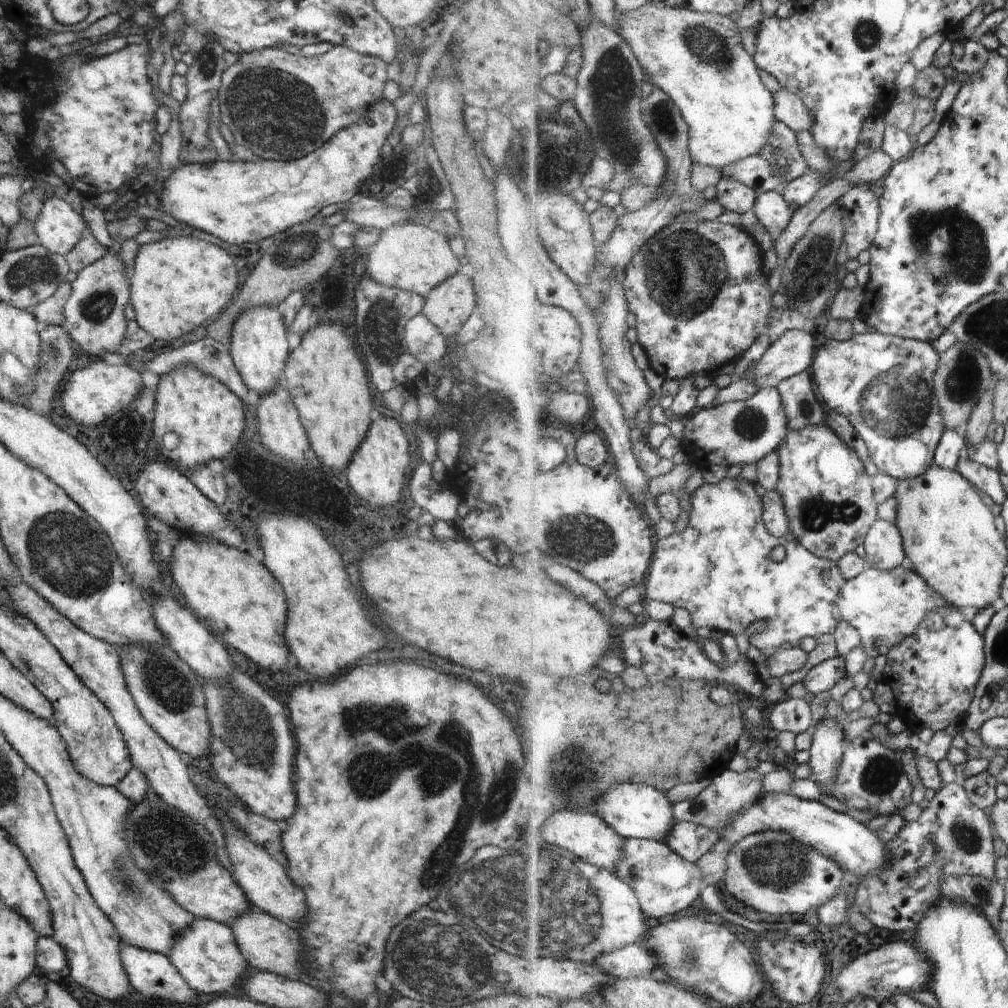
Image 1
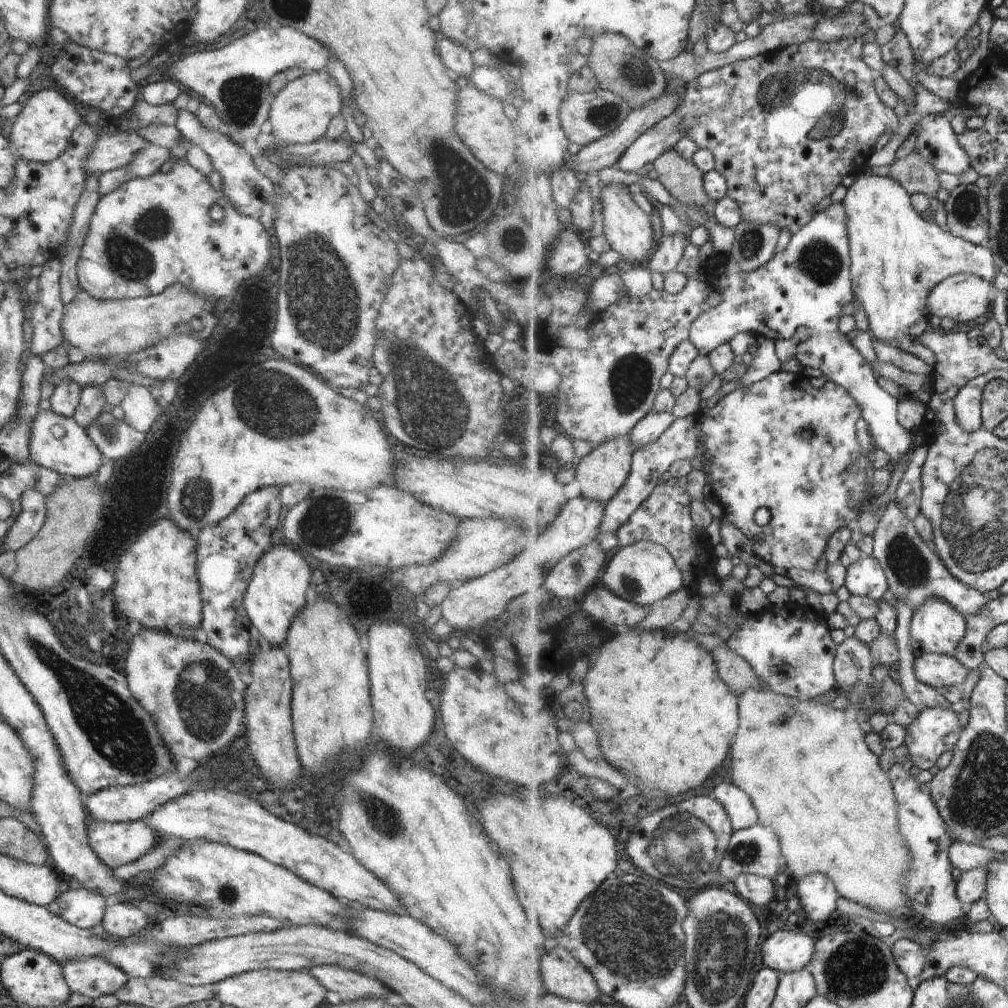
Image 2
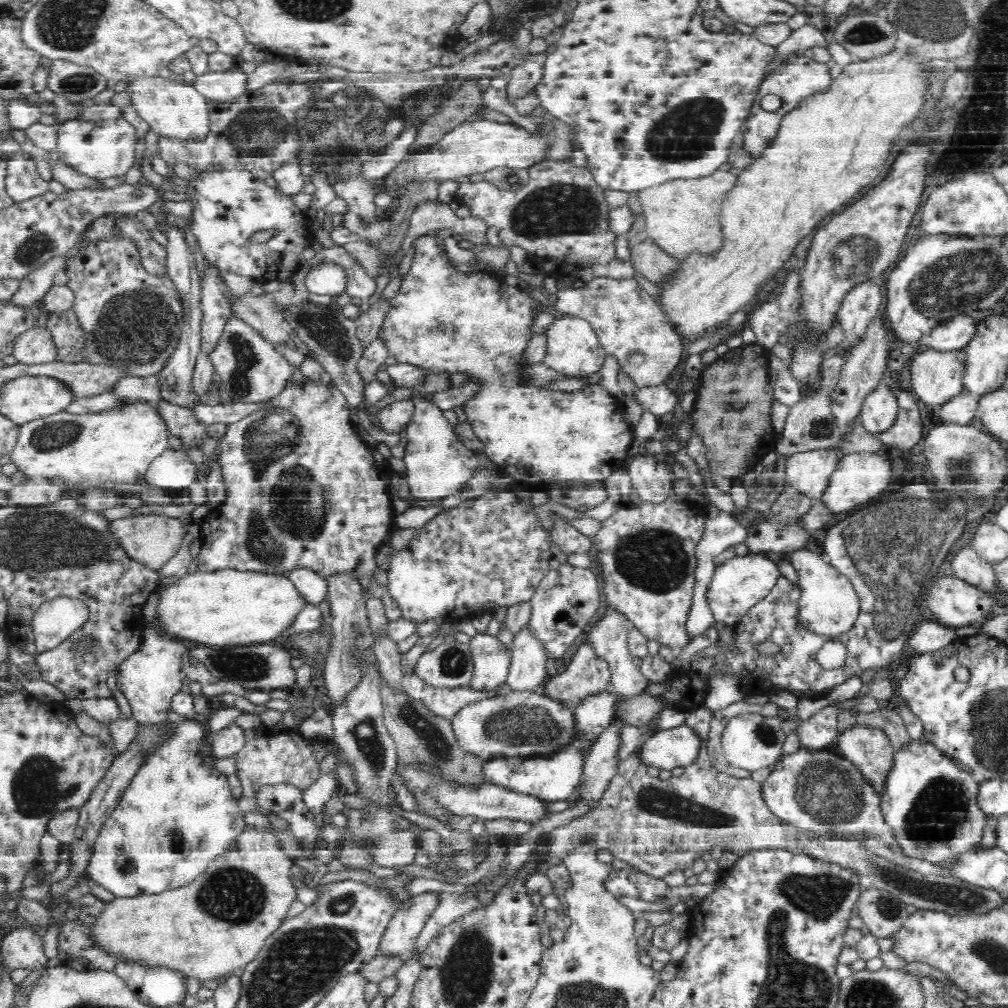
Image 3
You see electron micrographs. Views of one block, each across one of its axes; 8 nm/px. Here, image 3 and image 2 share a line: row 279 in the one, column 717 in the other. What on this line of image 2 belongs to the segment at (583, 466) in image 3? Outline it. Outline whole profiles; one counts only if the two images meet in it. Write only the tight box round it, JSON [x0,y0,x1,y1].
[696,370,869,572]

